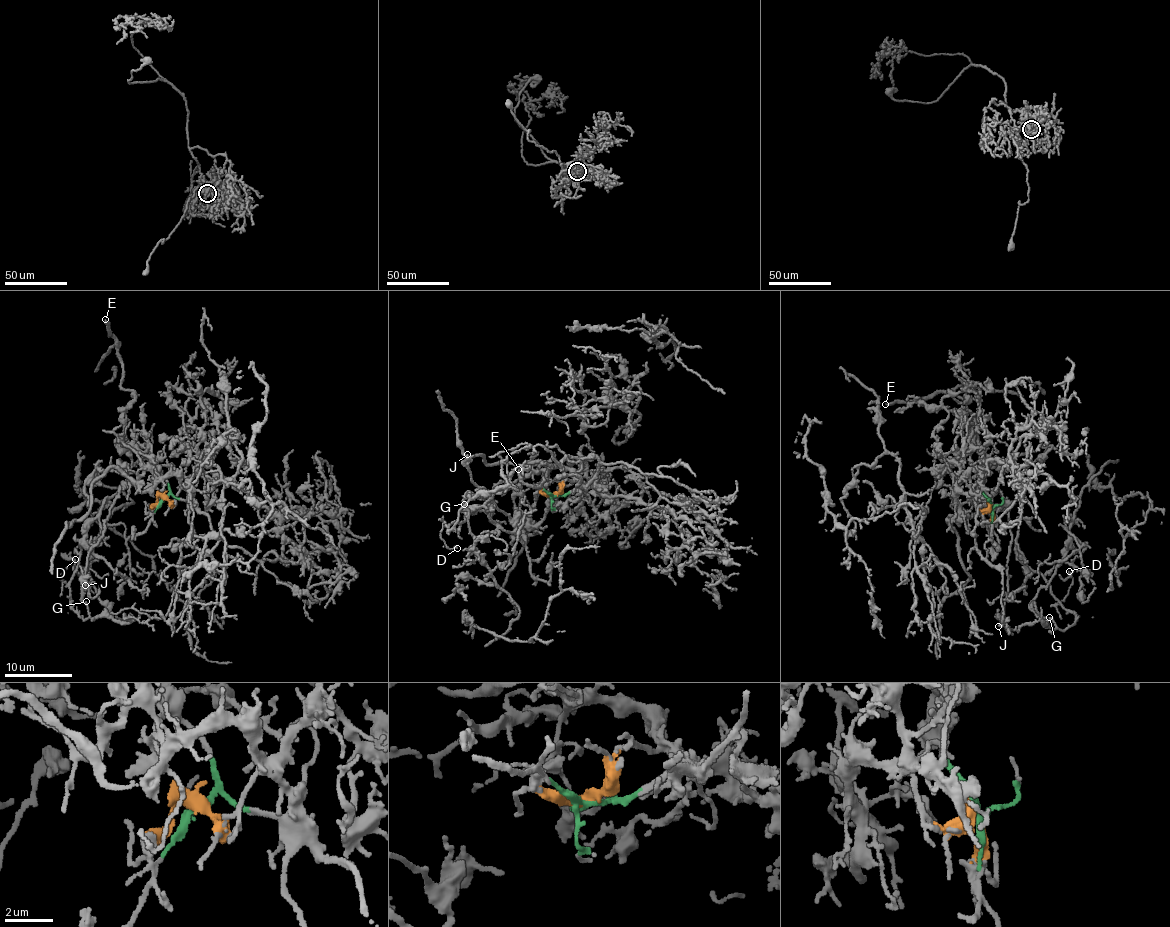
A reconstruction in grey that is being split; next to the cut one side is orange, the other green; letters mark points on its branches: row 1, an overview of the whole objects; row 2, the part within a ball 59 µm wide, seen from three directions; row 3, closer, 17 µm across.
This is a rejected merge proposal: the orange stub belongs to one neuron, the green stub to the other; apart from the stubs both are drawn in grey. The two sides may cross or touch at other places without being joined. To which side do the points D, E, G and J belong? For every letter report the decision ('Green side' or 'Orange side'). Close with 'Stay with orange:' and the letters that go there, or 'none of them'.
D: Green side
E: Green side
G: Green side
J: Green side
Stay with orange: none of them

